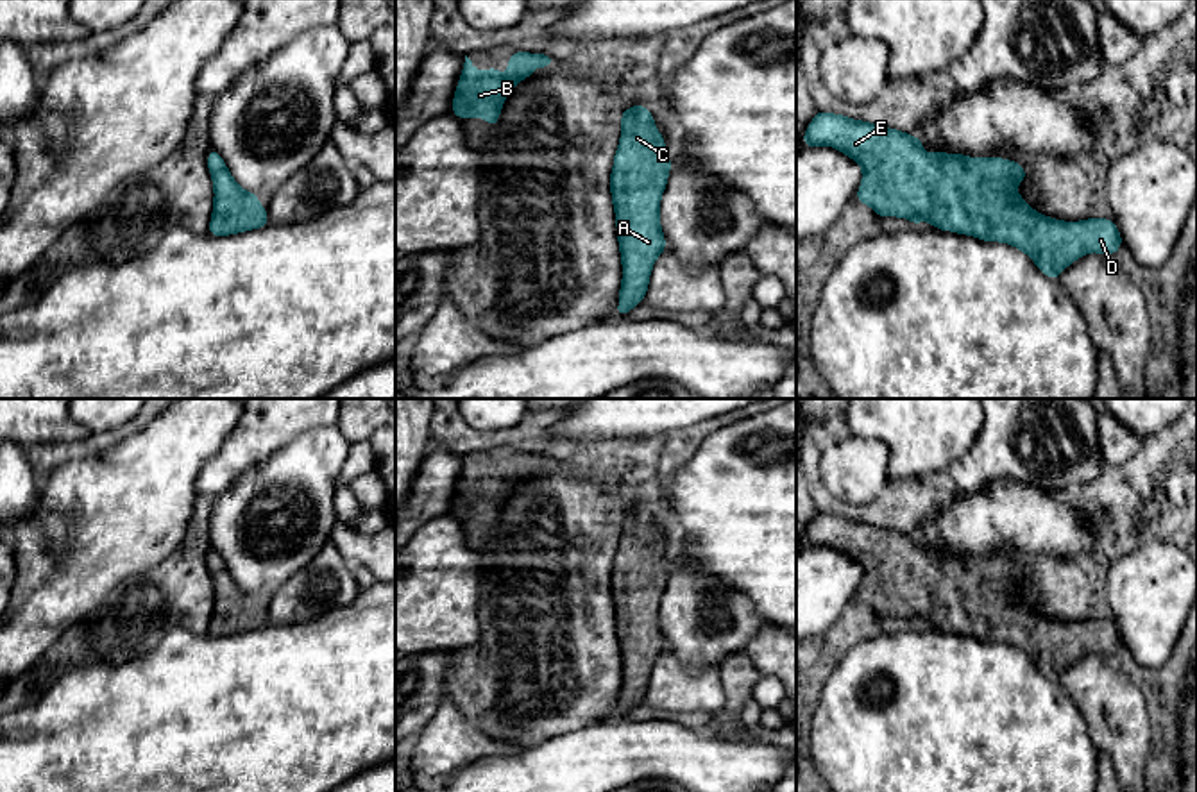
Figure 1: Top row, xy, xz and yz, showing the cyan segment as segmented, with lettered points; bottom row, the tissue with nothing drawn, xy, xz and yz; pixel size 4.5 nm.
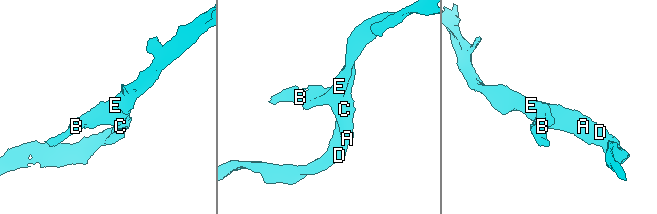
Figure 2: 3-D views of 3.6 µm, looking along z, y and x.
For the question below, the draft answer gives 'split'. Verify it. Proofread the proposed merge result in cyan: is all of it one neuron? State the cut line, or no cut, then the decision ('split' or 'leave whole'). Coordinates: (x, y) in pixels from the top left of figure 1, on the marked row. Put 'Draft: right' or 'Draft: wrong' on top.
Draft: wrong
cut none; leave whole

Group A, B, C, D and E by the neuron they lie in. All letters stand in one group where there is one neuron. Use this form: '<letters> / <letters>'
A B C D E

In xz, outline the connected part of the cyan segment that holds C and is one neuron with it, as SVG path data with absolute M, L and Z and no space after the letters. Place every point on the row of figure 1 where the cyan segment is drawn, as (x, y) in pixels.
M646 105L621 113L621 139L614 156L610 191L615 211L623 282L615 316L624 316L646 297L655 259L666 250L660 197L671 159Z

